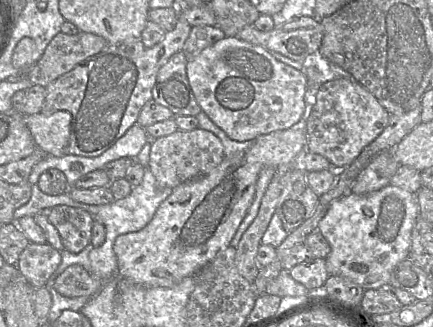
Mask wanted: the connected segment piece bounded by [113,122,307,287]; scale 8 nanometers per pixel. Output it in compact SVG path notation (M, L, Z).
M300 122L289 129L258 136L247 150L234 157L224 158L210 173L175 187L171 195L159 205L153 218L144 228L115 238L113 251L117 258L116 276L137 285L149 287L172 287L183 278L194 276L211 262L219 251L230 245L255 198L260 172L265 167L277 167L295 161L296 167L301 167L301 157L306 149L305 123Z

